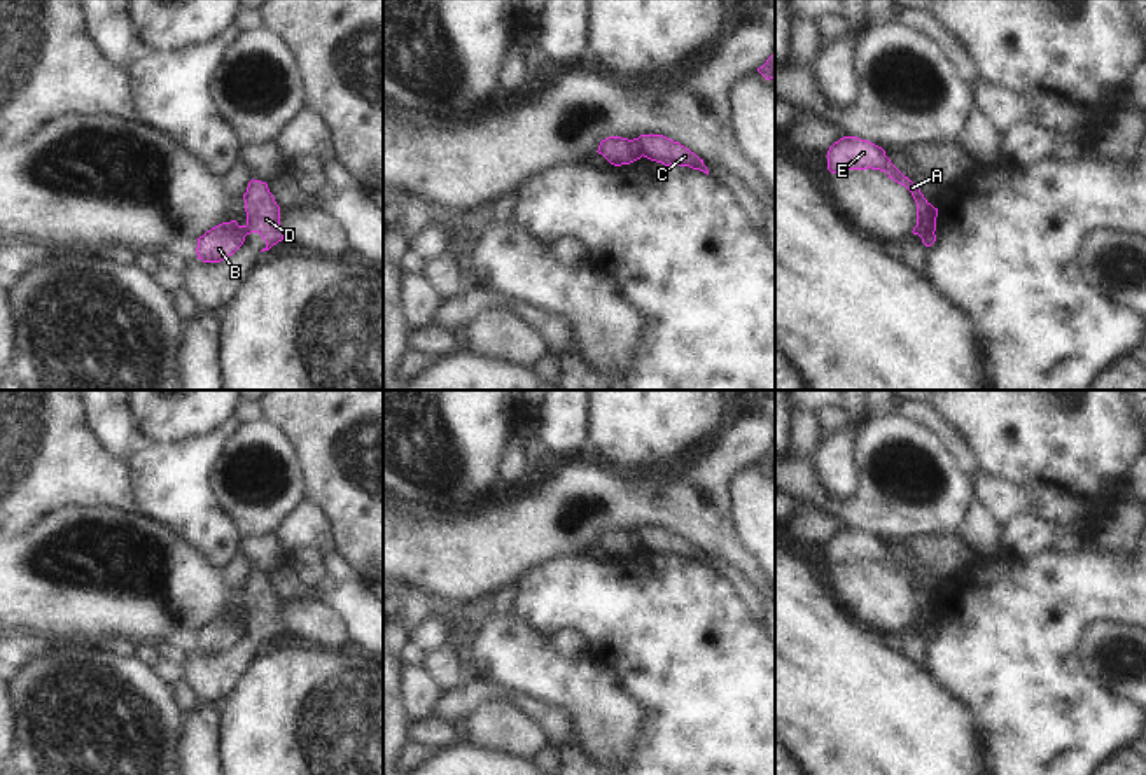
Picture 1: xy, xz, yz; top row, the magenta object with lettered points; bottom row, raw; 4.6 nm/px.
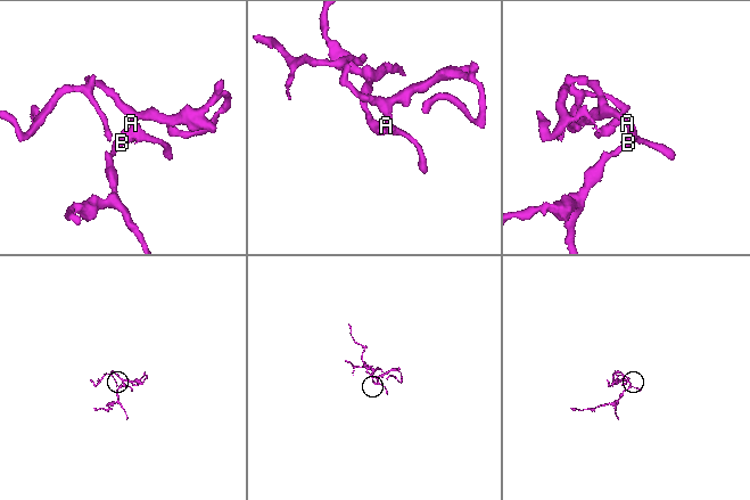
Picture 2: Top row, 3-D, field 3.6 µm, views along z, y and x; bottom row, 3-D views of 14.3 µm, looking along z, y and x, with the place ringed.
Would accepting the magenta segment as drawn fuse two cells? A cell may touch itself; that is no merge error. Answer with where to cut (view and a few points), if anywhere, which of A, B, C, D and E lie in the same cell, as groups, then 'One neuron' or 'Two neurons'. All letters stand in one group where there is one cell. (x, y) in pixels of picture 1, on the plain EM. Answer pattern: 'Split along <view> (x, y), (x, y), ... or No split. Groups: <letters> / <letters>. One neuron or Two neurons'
Split along yz (935, 611), (924, 616), (921, 628). Groups: A C D E / B. Two neurons

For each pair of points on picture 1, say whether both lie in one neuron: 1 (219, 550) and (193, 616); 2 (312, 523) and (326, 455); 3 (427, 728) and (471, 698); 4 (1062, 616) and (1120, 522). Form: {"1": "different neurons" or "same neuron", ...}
{"1": "different neurons", "2": "different neurons", "3": "different neurons", "4": "different neurons"}

